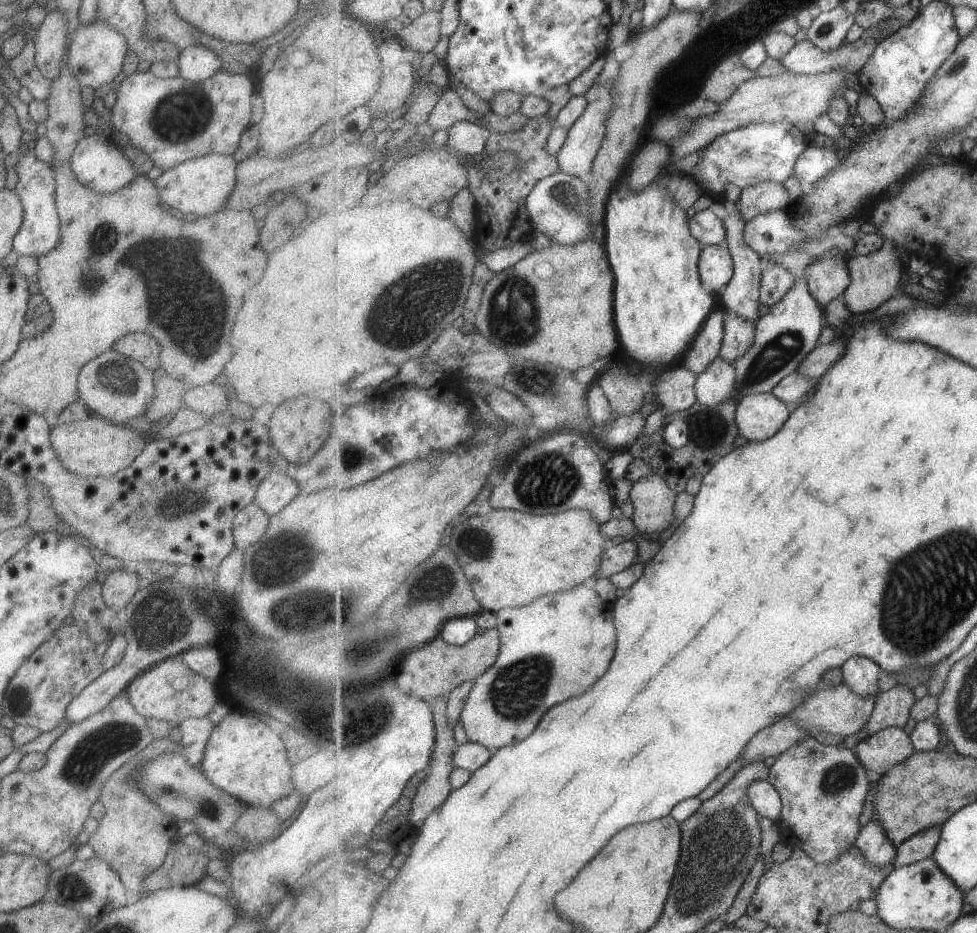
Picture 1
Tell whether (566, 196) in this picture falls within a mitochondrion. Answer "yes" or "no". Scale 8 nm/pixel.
yes

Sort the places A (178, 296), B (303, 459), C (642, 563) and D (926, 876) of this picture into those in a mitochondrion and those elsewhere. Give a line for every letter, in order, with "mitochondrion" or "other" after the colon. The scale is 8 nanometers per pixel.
A: mitochondrion
B: other
C: other
D: other

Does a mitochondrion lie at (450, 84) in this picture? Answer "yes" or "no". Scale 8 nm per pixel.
no

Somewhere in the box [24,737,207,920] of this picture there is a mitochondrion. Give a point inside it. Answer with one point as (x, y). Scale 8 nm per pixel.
(72, 888)

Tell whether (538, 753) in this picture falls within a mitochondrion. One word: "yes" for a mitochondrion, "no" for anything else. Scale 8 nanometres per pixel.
no

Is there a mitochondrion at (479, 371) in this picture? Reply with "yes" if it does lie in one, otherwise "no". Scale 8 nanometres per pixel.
no

